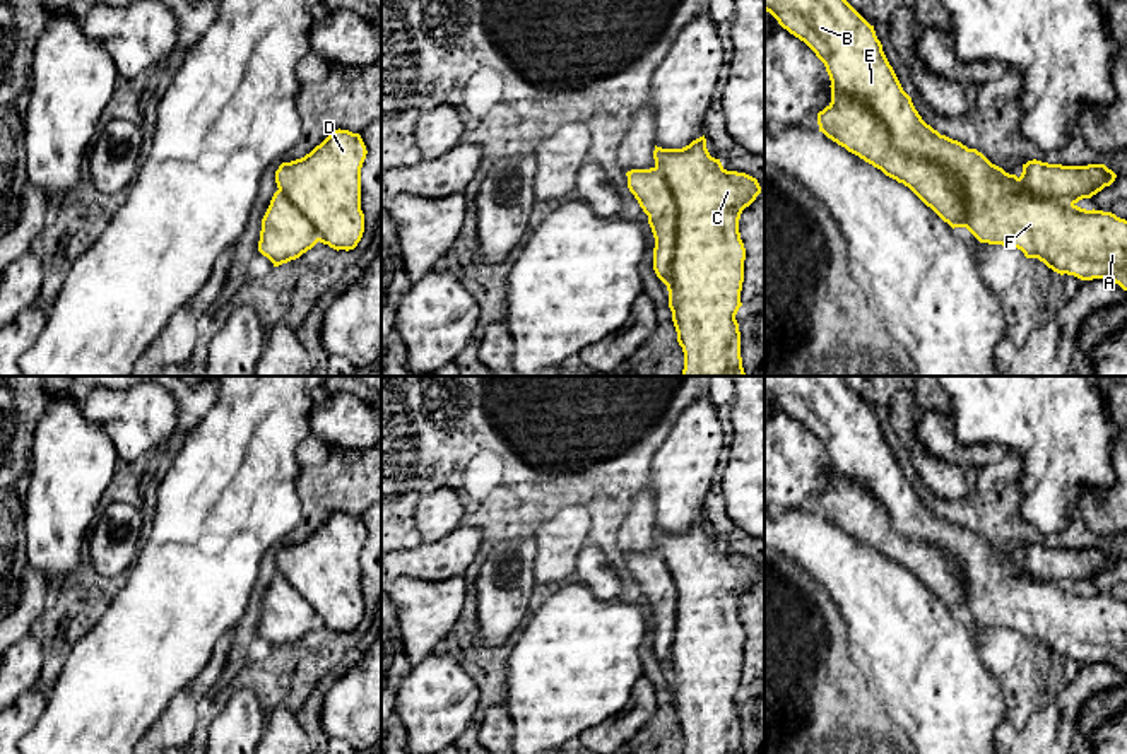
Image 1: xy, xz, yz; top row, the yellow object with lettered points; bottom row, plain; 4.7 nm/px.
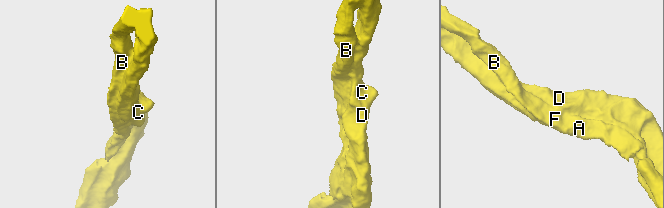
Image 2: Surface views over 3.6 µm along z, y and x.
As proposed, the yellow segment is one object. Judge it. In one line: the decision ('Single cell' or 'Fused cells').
Single cell

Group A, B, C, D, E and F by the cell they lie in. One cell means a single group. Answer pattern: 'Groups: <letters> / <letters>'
Groups: A B C D E F

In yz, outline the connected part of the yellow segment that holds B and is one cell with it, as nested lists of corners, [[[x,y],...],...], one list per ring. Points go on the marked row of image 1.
[[[764,0],[764,10],[804,41],[824,63],[831,103],[817,113],[819,132],[908,186],[944,222],[966,227],[980,243],[1014,246],[1053,272],[1081,280],[1105,279],[1127,291],[1127,221],[1076,203],[1110,186],[1117,174],[1105,164],[1062,166],[1028,161],[1023,173],[1006,173],[977,149],[927,125],[903,91],[882,44],[847,0]]]

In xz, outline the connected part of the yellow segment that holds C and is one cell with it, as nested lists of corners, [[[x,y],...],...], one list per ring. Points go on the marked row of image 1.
[[[705,135],[682,149],[655,145],[653,159],[653,168],[631,169],[626,176],[655,238],[653,270],[669,291],[669,308],[684,352],[682,376],[746,376],[735,320],[742,306],[746,260],[739,219],[761,186],[756,178],[727,171],[720,159],[711,157]]]

